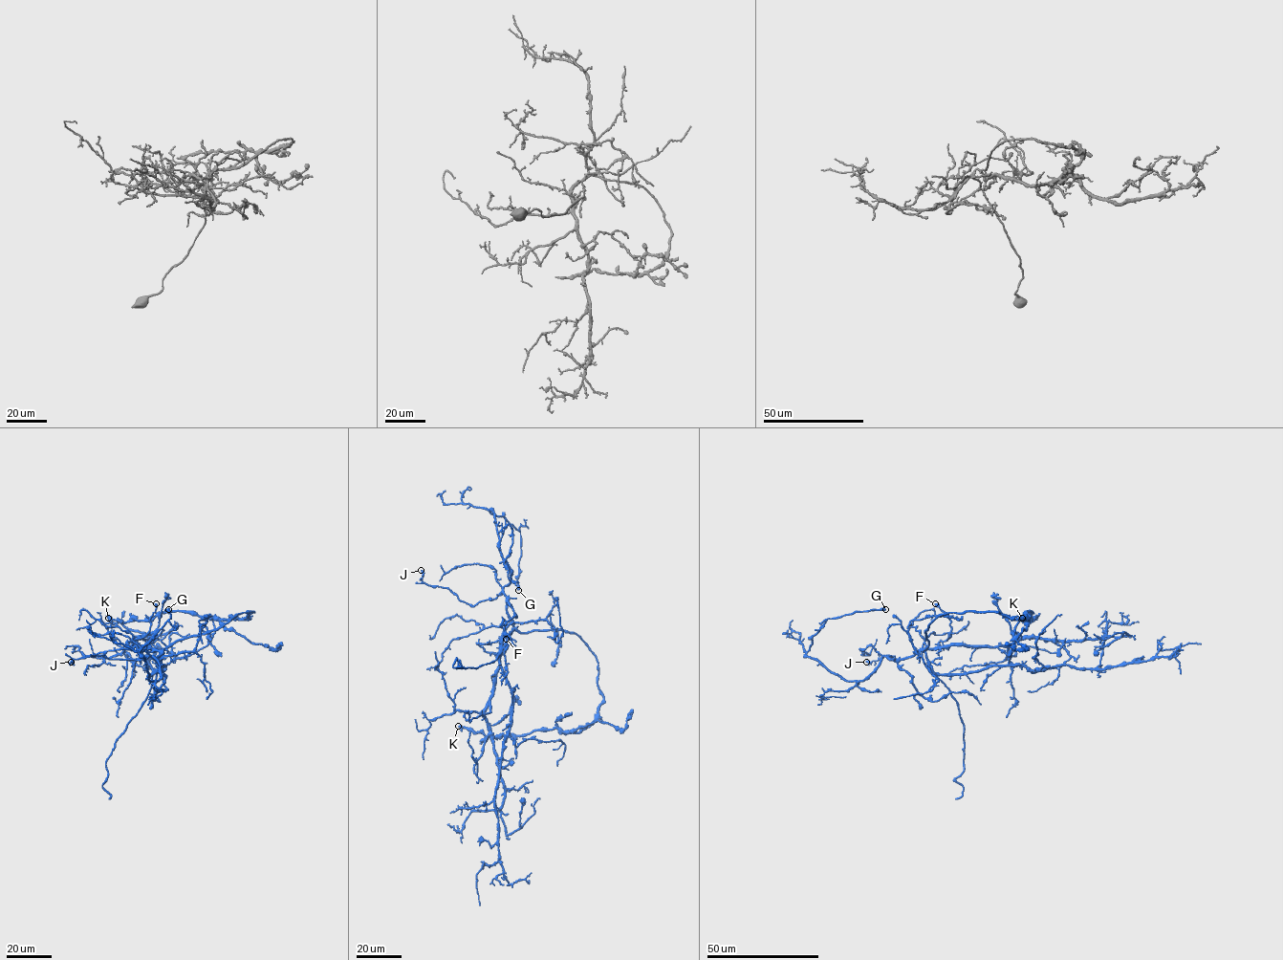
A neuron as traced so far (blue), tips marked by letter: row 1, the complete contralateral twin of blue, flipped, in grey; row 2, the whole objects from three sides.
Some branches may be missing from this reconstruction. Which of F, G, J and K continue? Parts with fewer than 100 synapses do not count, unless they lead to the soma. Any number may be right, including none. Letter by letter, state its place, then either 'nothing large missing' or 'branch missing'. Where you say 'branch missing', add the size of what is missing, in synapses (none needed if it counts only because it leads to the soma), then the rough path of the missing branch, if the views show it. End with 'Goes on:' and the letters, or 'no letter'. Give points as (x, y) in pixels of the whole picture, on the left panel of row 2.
F: place (156, 603); nothing large missing
G: place (168, 609); nothing large missing
J: place (71, 662); nothing large missing
K: place (108, 618); nothing large missing
Goes on: no letter

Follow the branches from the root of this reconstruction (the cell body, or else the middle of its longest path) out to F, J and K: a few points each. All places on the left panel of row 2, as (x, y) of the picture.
F: (161, 658), (163, 649), (130, 646), (126, 643), (142, 638), (148, 632), (156, 603)
J: (161, 658), (163, 649), (156, 659), (150, 656), (138, 660), (109, 659), (97, 655), (71, 662)
K: (161, 658), (175, 642), (252, 611), (244, 619), (209, 619), (181, 611), (145, 620), (108, 618)

